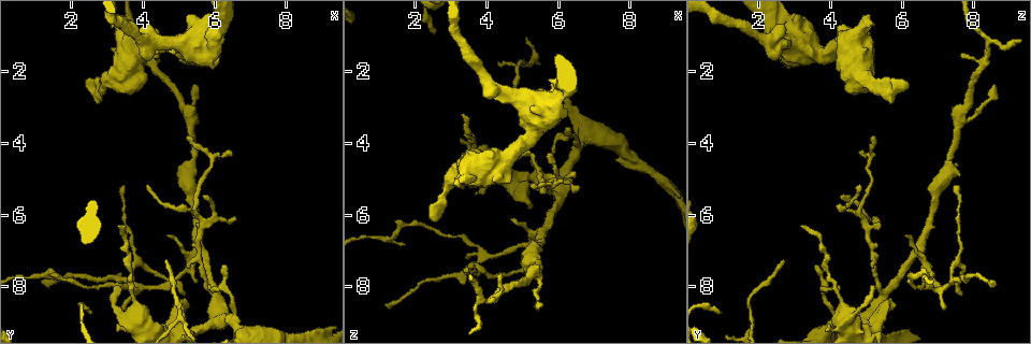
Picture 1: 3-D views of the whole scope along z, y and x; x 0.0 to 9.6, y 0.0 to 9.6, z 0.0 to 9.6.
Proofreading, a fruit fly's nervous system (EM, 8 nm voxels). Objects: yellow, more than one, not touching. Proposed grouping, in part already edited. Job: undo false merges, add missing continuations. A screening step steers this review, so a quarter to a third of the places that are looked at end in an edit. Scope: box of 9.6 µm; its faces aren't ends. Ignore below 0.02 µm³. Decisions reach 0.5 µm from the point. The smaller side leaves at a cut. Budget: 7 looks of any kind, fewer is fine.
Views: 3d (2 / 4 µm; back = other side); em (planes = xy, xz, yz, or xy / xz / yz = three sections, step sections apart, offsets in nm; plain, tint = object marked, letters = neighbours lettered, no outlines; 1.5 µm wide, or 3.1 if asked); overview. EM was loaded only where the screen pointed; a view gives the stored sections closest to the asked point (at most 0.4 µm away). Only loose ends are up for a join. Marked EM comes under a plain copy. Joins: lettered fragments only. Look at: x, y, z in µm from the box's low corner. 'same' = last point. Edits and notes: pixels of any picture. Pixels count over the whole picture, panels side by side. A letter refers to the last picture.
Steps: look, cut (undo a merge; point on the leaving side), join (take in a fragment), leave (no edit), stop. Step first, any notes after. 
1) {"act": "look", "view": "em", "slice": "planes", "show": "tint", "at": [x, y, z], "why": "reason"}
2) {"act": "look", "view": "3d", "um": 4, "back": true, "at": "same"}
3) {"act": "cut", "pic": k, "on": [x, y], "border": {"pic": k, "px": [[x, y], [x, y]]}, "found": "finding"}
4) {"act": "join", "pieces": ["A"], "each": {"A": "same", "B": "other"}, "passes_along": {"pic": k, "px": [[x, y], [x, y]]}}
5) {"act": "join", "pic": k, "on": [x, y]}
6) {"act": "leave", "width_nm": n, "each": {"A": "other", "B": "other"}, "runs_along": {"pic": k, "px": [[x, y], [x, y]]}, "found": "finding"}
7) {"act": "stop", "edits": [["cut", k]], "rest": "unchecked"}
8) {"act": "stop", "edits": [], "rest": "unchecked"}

{"act": "look", "view": "em", "slice": "planes", "show": "tint", "at": [3.35, 6.30, 3.20], "why": "thin end"}

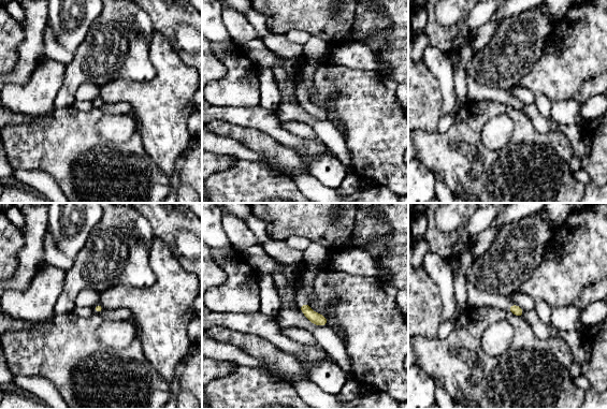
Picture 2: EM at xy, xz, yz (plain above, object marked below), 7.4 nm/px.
{"act": "look", "view": "em", "slice": "planes", "show": "letters", "at": "same"}

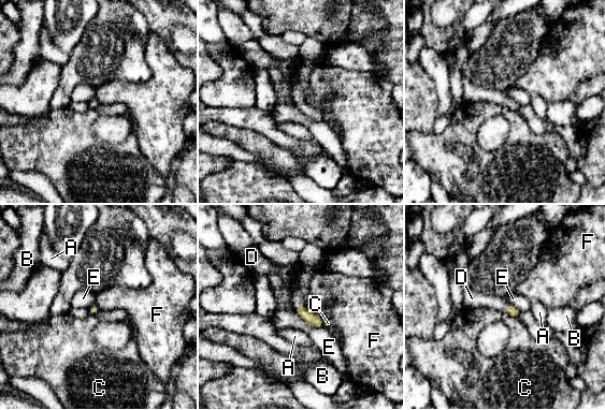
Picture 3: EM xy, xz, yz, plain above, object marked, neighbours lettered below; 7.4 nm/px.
{"act": "join", "pieces": ["D"], "longest_contact_nm": ["E", 260], "each": {"A": "other", "B": "other", "C": "other", "D": "same", "E": "other", "F": "other"}, "passes_along": {"pic": 3, "px": [[313, 320], [299, 304], [290, 274]]}, "found": "it goes on there"}

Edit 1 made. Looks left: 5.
{"act": "look", "view": "overview", "why": "redraw"}

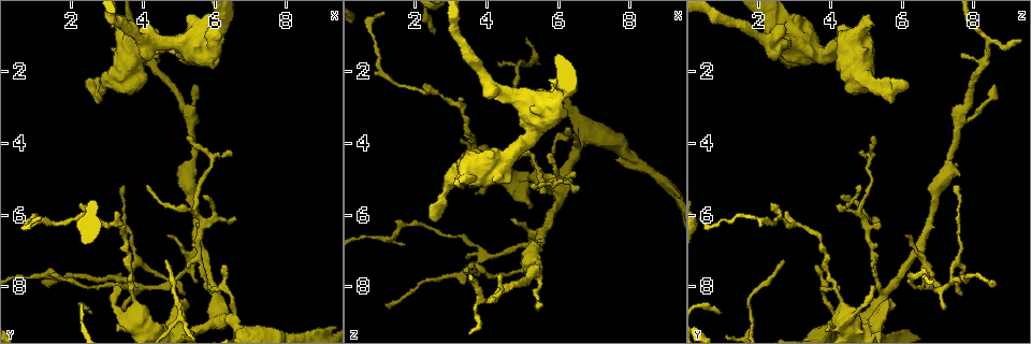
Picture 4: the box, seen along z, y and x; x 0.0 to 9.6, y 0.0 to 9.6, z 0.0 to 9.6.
{"act": "look", "view": "em", "slice": "xy", "step": 8, "show": "letters", "at": [5.80, 8.05, 4.35]}

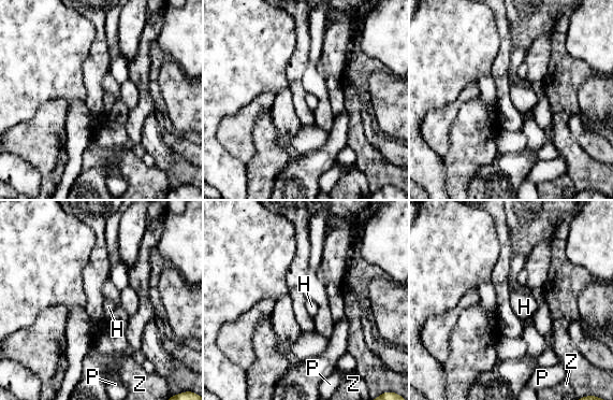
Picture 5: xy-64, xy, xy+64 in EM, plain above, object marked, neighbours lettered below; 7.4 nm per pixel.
{"act": "look", "view": "em", "slice": "yz", "step": 4, "show": "letters", "at": "same"}

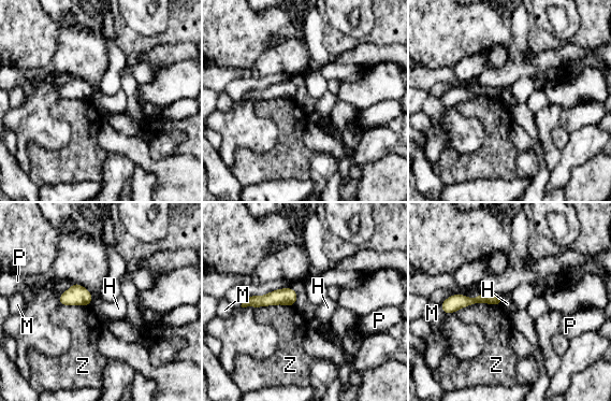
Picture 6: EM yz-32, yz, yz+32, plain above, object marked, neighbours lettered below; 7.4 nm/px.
{"act": "leave", "each": {"H": "other", "M": "other", "P": "other", "Z": "other"}, "runs_along": {"pic": 6, "px": [[294, 295], [245, 303]]}, "found": "none of them fits"}

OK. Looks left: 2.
{"act": "stop", "edits": [["join", 3]], "rest": "unchecked"}

